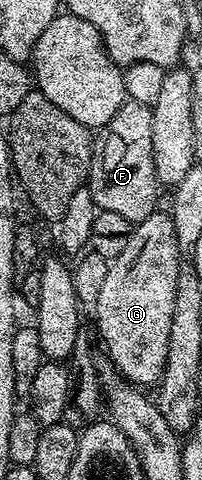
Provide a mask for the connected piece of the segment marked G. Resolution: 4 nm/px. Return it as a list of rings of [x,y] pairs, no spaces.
[[[167,212],[151,213],[145,221],[139,222],[130,235],[122,255],[111,258],[106,280],[94,306],[96,329],[100,332],[98,341],[104,344],[107,360],[119,371],[121,377],[137,387],[155,386],[164,374],[166,355],[170,343],[170,319],[174,319],[174,295],[180,274],[180,248],[174,235],[174,223]]]

